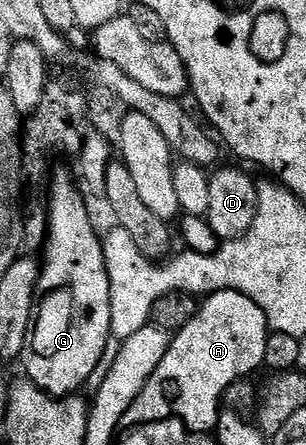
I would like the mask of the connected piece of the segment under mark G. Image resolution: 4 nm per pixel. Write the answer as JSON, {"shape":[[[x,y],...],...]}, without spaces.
{"shape":[[[66,172],[54,176],[54,189],[48,203],[48,235],[44,243],[46,257],[41,257],[38,273],[40,303],[36,319],[26,341],[21,363],[26,363],[25,375],[49,396],[75,395],[86,379],[98,368],[106,343],[112,340],[110,327],[109,276],[100,232],[90,221],[86,209],[87,197],[78,193]]]}

